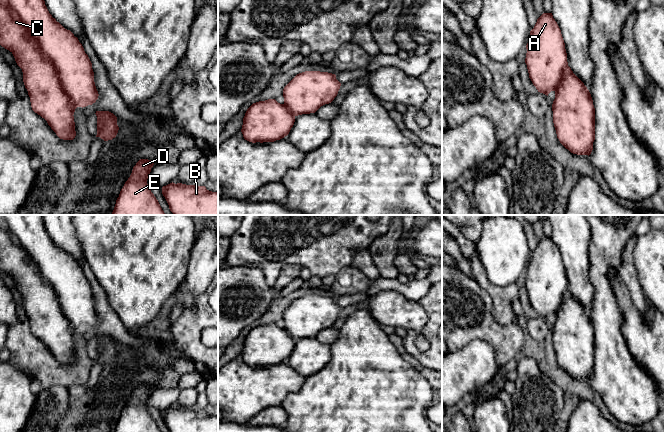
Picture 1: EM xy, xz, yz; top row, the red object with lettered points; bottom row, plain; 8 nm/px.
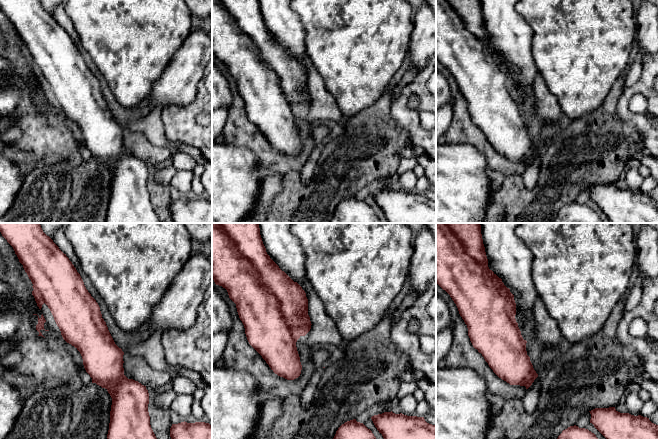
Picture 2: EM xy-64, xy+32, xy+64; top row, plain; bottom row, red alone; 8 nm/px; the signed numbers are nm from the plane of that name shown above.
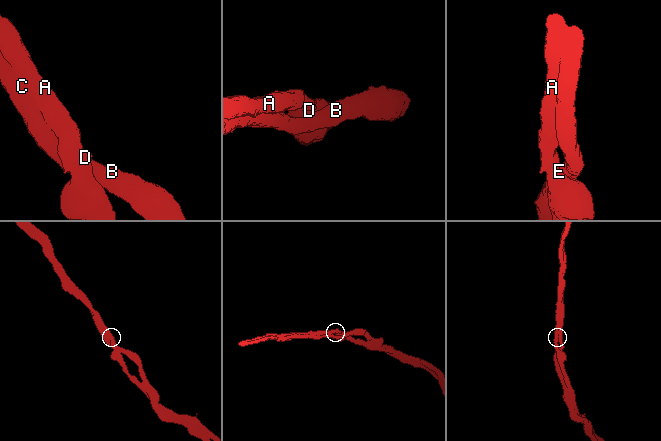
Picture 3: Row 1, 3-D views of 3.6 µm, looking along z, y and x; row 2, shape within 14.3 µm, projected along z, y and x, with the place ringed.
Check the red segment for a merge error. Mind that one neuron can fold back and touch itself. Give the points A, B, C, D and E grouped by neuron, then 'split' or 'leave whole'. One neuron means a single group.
A B C D E | leave whole

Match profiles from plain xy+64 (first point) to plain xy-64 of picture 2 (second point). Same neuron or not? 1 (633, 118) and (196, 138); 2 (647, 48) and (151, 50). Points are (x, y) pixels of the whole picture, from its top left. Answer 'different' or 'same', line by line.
1: same
2: different

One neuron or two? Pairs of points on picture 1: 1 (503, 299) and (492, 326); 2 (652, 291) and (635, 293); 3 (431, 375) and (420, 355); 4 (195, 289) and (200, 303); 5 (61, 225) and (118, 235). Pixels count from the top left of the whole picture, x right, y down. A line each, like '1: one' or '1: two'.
1: two
2: two
3: two
4: two
5: two

